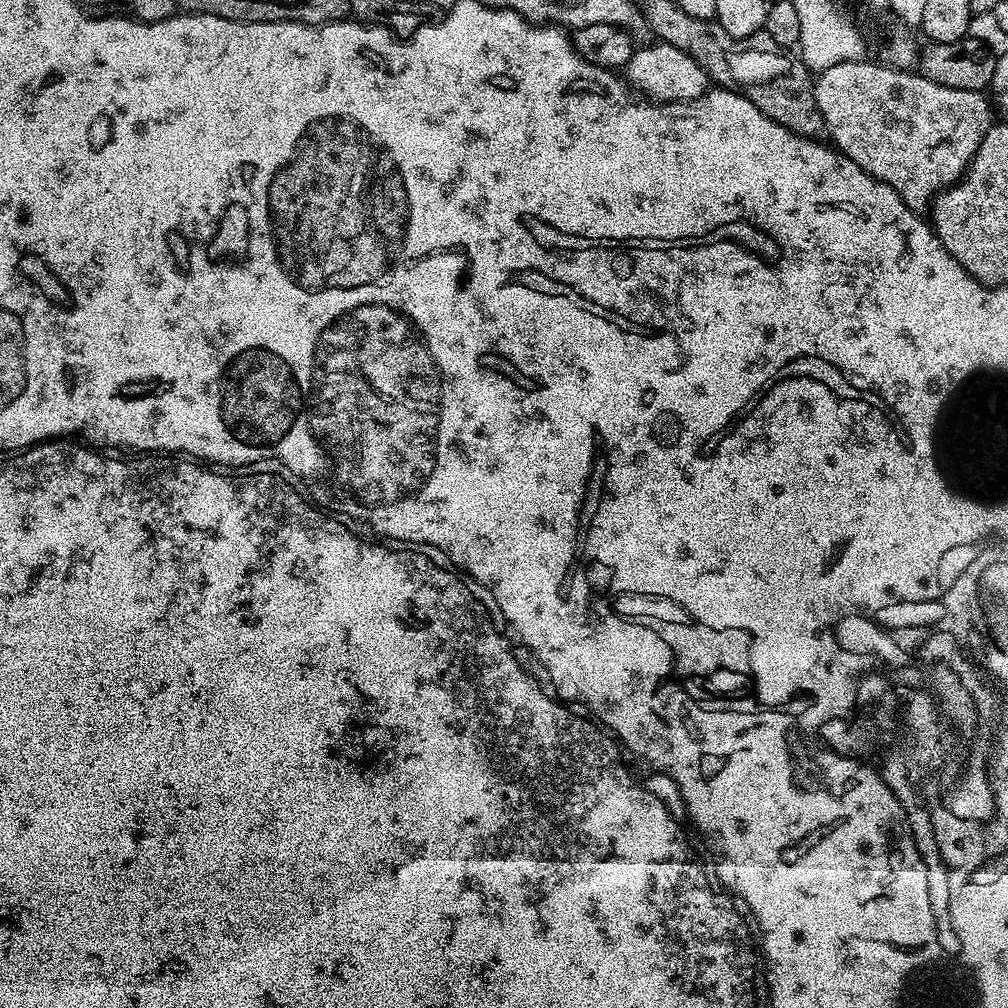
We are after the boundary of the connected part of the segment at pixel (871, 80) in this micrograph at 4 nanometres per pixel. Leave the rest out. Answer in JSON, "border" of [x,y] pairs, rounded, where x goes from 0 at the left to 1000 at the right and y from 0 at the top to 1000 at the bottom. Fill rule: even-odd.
{"border":[[[861,58],[844,60],[843,62],[831,62],[831,65],[818,67],[816,71],[809,76],[806,92],[808,93],[810,104],[813,110],[813,116],[817,119],[820,134],[825,134],[826,140],[824,139],[824,142],[828,144],[832,150],[836,151],[839,157],[851,161],[851,165],[855,165],[855,169],[859,169],[859,173],[863,173],[869,179],[873,179],[879,185],[883,185],[887,188],[895,196],[895,200],[899,200],[899,204],[903,204],[907,208],[920,207],[937,188],[944,186],[944,184],[959,171],[960,164],[963,163],[966,153],[974,141],[974,137],[980,132],[980,128],[983,127],[986,122],[986,116],[984,116],[984,111],[986,115],[986,107],[982,102],[981,96],[977,94],[976,91],[950,89],[942,85],[935,85],[931,81],[927,81],[923,77],[912,74],[905,69],[882,67],[881,64],[876,62],[864,63]]]}

